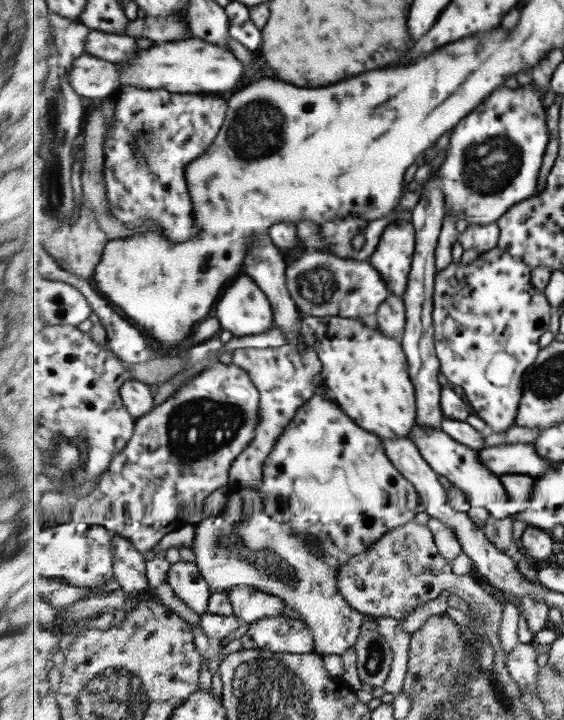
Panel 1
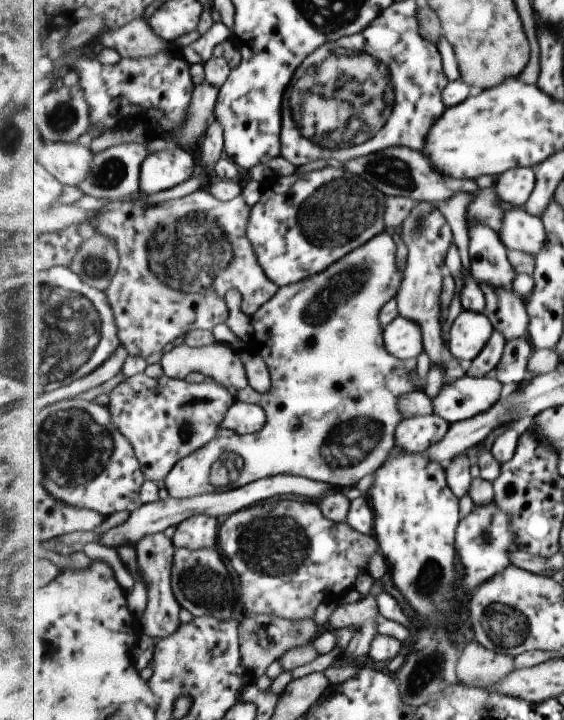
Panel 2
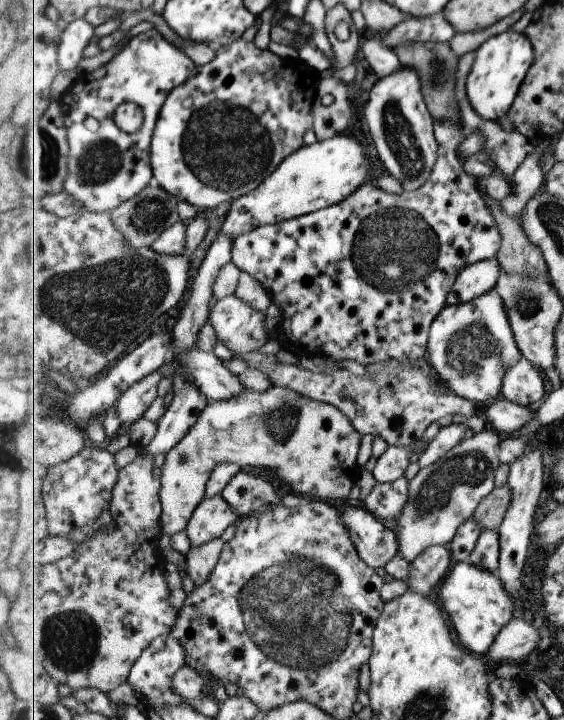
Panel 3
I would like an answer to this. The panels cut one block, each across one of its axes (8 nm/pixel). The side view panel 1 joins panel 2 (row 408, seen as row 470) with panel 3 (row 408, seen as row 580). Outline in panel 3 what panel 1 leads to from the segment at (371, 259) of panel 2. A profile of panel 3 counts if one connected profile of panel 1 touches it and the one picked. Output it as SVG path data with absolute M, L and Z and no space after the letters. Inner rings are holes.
M273 386L262 393L247 389L228 401L209 398L209 406L200 414L197 424L165 456L161 468L162 532L171 536L186 530L195 510L206 497L206 488L214 470L221 463L237 463L242 470L260 474L269 470L273 478L277 476L289 484L293 493L305 495L310 500L345 502L357 478L361 476L358 456L362 438L361 431L335 405L312 399L287 387Z

